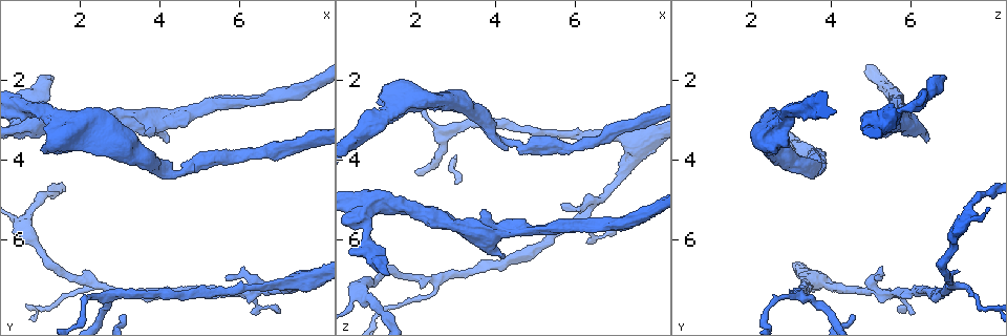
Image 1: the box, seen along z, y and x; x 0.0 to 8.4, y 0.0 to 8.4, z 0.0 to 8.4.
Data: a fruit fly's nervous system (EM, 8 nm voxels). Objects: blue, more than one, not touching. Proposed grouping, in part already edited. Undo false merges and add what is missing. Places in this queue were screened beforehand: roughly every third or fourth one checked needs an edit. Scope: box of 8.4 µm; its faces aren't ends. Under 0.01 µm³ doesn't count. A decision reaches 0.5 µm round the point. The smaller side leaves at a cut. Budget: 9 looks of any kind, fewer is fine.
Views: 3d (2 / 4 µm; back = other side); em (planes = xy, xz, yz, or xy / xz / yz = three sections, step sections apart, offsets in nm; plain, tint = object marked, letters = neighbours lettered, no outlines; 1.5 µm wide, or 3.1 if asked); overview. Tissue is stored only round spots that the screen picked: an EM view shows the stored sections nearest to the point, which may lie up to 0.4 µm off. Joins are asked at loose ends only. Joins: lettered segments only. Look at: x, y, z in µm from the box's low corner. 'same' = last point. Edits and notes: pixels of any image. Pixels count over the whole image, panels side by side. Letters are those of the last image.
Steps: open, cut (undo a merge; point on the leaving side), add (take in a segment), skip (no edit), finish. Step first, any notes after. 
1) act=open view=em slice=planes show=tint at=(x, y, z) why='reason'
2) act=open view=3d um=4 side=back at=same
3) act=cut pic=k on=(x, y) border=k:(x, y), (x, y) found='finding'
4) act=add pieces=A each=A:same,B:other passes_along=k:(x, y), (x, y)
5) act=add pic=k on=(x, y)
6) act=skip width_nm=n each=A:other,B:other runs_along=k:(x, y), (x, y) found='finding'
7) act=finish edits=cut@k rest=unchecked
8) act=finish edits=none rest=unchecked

act=open view=em slice=planes show=letters at=(1.25, 4.80, 7.85) why='thin neck'

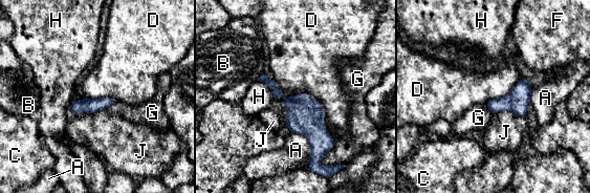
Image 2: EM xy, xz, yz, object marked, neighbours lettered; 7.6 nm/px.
act=skip longest_contact=D:550nm each=A:other,B:other,C:other,D:other,F:other,G:other,H:other,J:other border=2:(280, 88), (314, 99), (332, 137) found='one neuron here'

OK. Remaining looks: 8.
act=open view=em slice=planes show=letters at=(4.35, 4.35, 3.60) why='thick turns thin'

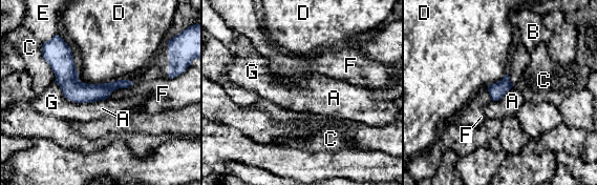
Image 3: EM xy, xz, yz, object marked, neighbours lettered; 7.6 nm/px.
act=skip longest_contact=G:340nm each=A:other,B:other,C:other,D:other,E:other,F:other,G:other found='one neuron here'

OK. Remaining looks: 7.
act=open view=em slice=planes show=plain at=(4.30, 3.50, 6.40) why='thick end'

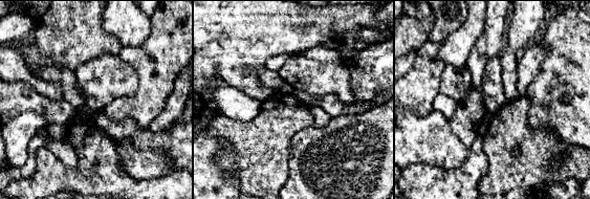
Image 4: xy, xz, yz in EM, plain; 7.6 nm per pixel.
act=open view=em slice=planes show=letters at=same why='what lies round it'

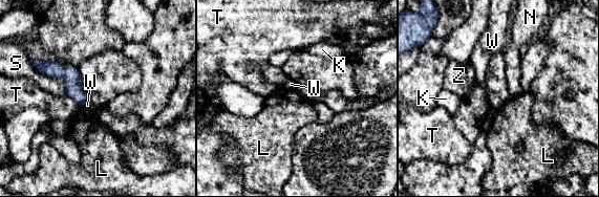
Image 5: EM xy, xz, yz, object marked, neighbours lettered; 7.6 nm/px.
act=skip longest_contact=S:360nm each=K:other,L:other,N:other,S:other,T:other,W:other,Z:other border=5:(82, 80), (86, 99), (80, 105) found='no lettered segment goes on from it'

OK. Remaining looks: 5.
act=open view=3d um=4 at=(1.30, 2.95, 2.80)

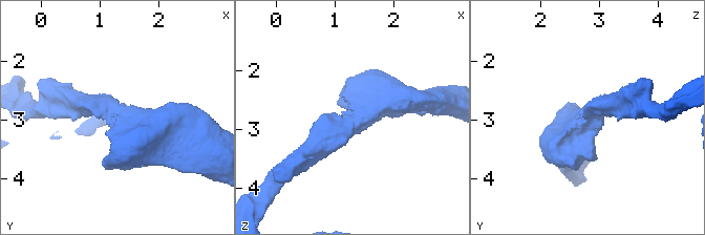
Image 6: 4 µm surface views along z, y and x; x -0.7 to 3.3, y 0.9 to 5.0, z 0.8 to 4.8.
act=open view=em slice=xy step=4 show=tint at=(1.30, 2.95, 2.85) arm_widths_nm=320,700

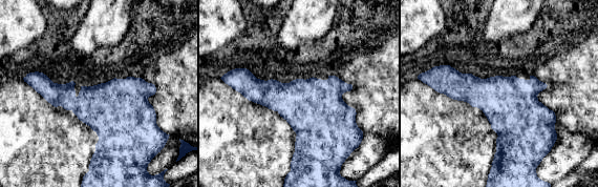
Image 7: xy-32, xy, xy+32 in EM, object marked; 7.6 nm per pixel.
act=open view=em slice=planes show=letters at=same why='another direction'

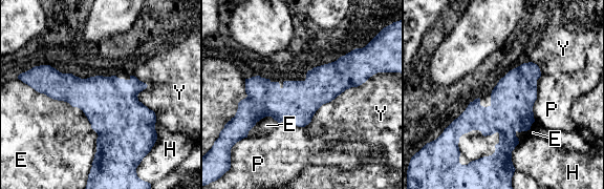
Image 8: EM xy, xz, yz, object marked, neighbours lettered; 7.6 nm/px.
act=skip longest_contact=Y:650nm each=E:other,H:other,P:other,Y:other found='all the same neuron'

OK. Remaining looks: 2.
act=finish edits=none rest=unchecked

